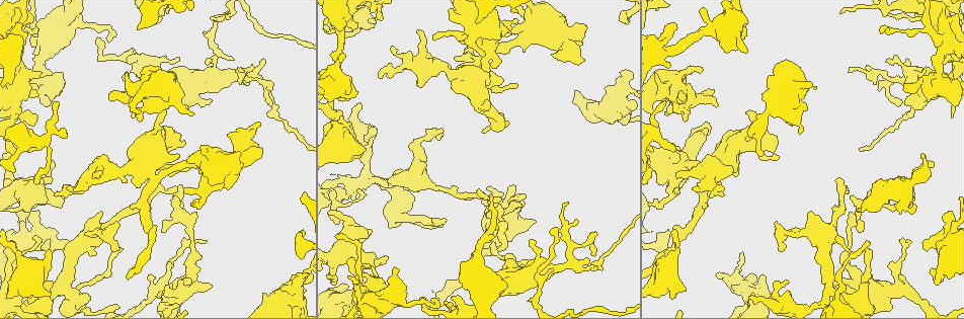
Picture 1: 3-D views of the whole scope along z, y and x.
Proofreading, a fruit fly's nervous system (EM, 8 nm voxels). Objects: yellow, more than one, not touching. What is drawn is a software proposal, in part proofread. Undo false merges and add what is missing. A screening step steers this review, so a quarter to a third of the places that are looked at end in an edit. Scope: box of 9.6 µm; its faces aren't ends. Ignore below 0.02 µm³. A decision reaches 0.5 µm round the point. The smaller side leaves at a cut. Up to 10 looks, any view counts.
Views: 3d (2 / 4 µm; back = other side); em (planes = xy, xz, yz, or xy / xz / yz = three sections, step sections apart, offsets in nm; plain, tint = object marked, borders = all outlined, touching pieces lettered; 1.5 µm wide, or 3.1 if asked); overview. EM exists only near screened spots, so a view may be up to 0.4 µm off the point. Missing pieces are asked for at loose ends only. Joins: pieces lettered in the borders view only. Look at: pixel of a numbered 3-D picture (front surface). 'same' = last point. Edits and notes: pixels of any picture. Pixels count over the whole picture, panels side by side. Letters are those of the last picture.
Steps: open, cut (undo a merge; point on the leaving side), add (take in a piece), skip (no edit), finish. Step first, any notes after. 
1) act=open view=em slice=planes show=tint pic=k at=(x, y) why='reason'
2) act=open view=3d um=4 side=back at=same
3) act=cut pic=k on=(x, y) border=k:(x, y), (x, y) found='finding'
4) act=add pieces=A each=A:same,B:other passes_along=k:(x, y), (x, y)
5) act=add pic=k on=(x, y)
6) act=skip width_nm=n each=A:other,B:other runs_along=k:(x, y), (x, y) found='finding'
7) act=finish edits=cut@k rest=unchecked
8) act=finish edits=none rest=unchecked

act=open view=3d um=4 pic=1 at=(366, 149) why='free end'

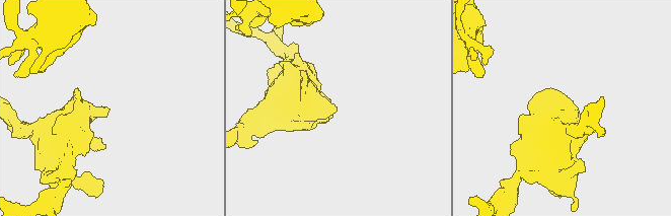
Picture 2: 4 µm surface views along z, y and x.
act=open view=em slice=xy step=8 show=borders pic=2 at=(334, 112)

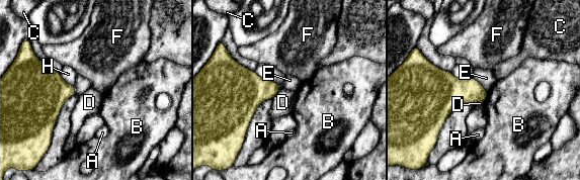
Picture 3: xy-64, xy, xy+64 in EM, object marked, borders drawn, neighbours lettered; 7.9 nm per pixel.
act=open view=em slice=planes show=borders at=same why='cut it another way'

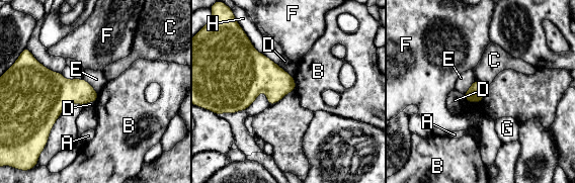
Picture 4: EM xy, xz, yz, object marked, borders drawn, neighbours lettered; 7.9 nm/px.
act=skip each=A:other,B:other,C:other,D:other,E:other,F:other,G:other,H:other found='no lettered piece goes on from it'

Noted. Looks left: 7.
act=open view=em slice=planes show=tint pic=1 at=(168, 101) why='stops while still wide'

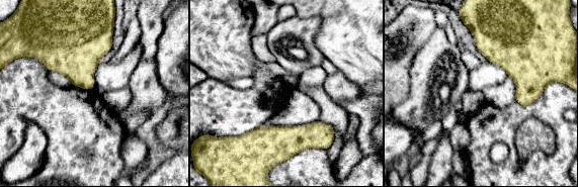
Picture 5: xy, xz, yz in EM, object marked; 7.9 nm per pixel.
act=open view=em slice=planes show=borders at=same why='what lies round it'

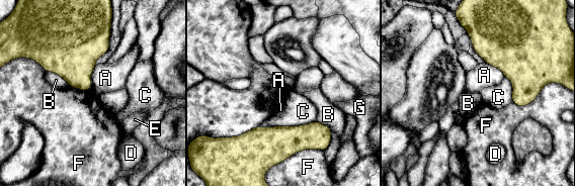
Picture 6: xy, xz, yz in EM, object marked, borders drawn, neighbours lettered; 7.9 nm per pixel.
act=skip each=A:other,B:other,C:other,D:other,E:other,F:other,G:other border=6:(547, 83), (530, 102), (512, 102) found='none of them fits'

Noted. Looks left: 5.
act=open view=em slice=planes show=tint pic=1 at=(195, 162) why='calibre changes'

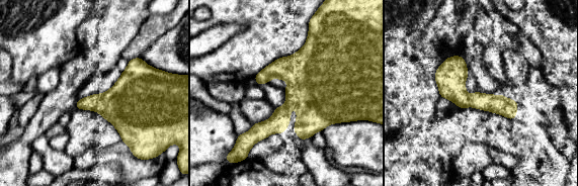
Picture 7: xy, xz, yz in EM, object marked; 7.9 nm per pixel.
act=open view=em slice=planes show=borders at=same

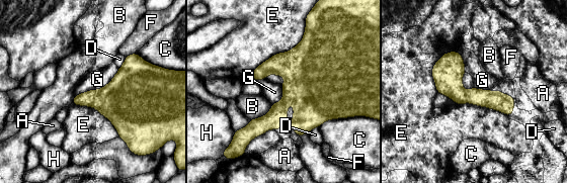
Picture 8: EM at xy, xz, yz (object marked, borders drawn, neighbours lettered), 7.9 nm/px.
act=skip each=A:other,B:other,C:other,D:other,E:other,F:other,G:other,H:other border=8:(119, 68), (105, 85), (74, 96) found='all the same cell'

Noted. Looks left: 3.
act=open view=em slice=planes show=borders pic=1 at=(625, 71) why='free end'

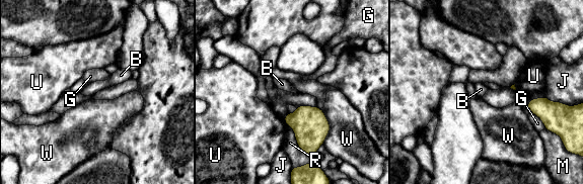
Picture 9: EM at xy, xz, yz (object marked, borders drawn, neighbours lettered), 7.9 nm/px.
act=skip each=B:other,G:other,J:other,M:other,R:other,U:other,W:other found='no lettered piece goes on from it'

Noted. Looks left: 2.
act=finish edits=none rest=unchecked

